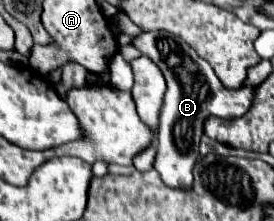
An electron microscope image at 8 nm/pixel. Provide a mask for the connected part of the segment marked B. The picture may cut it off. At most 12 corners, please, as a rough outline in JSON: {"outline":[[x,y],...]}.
{"outline":[[168,32],[132,42],[166,78],[154,168],[192,186],[210,116],[238,118],[254,86],[226,90]]}

